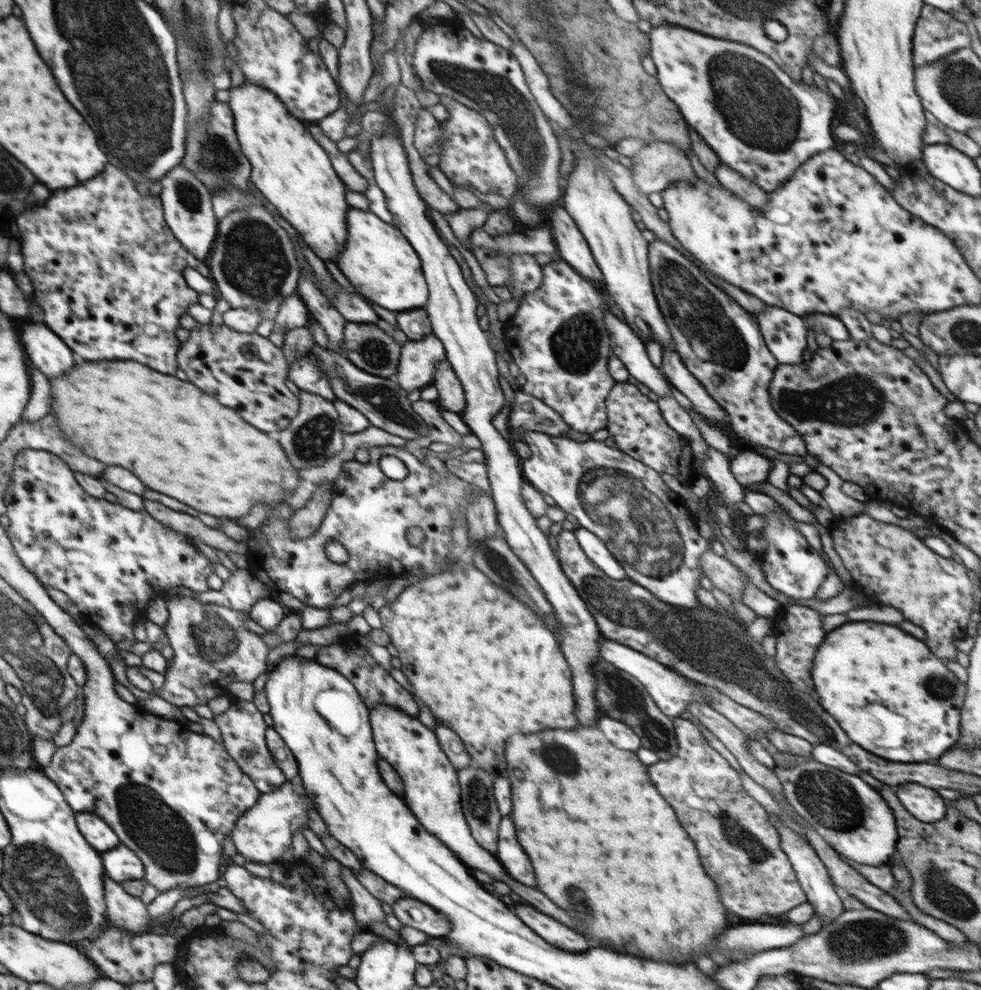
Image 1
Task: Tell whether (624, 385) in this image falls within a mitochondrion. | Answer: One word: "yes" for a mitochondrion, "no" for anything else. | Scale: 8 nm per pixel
no

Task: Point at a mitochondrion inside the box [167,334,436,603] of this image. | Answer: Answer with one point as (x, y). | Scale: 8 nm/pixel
(388, 403)

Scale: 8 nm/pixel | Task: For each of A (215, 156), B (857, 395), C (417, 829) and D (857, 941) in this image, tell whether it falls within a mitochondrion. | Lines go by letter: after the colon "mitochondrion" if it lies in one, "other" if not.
A: mitochondrion
B: mitochondrion
C: other
D: mitochondrion

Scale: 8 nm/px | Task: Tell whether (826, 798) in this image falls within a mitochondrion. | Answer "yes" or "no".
yes

